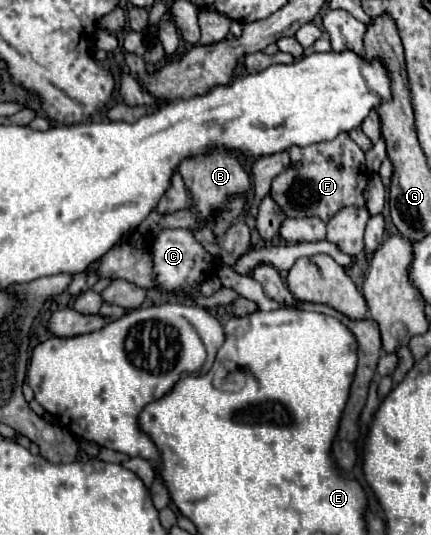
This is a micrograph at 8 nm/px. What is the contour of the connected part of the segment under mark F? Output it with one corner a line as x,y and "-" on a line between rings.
348,132
340,134
338,138
330,140
330,142
318,142
306,148
290,148
290,166
286,168
286,172
278,174
272,180
272,198
274,202
280,206
280,210
288,216
288,218
308,218
308,216
318,216
324,222
328,222
338,210
346,208
346,206
364,206
364,188
368,182
366,176
366,158
364,152
360,150
360,146
350,138

